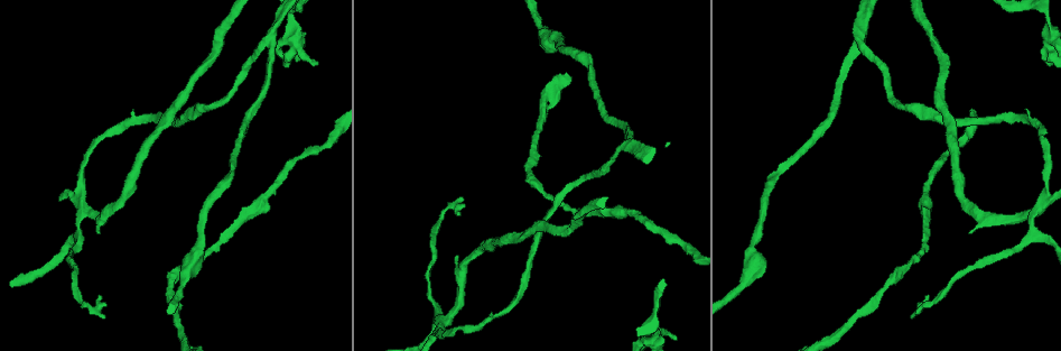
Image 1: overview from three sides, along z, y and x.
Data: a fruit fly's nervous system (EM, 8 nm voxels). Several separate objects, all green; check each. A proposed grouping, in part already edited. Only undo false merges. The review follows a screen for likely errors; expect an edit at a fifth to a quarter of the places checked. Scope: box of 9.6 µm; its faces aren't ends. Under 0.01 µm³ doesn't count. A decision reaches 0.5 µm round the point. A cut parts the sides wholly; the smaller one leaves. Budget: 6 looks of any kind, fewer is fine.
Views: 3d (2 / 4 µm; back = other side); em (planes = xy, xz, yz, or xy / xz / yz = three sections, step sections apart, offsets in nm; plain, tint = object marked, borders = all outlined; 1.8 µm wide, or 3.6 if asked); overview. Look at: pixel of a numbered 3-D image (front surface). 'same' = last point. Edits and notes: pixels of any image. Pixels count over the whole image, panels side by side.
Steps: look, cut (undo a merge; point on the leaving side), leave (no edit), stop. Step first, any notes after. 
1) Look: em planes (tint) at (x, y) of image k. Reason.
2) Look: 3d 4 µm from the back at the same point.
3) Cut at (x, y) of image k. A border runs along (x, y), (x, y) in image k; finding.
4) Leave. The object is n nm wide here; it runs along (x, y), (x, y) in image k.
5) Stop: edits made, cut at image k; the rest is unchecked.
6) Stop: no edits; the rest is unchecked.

Look: em xy step 4 (tint) at (92, 144) of image 1. Closes a loop.

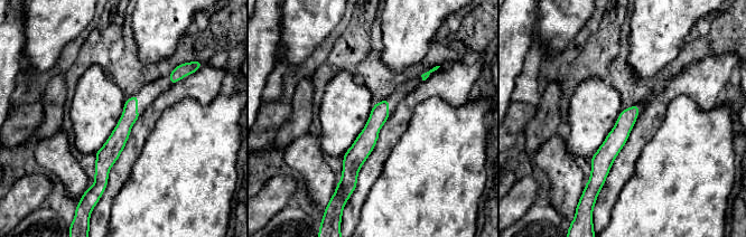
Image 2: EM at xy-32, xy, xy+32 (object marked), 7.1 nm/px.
Look: em planes (tint) at the same point. Cut it another way.

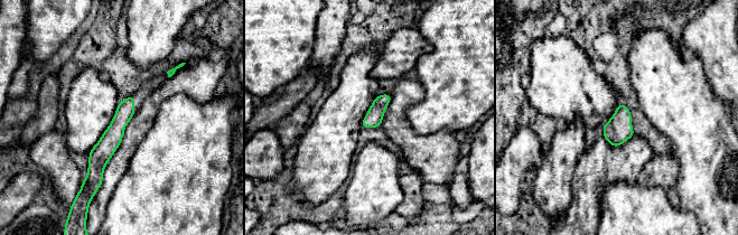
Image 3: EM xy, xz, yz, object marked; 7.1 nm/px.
Leave. It runs along (131, 100), (99, 156), (95, 179) in image 3; all the same neuron.

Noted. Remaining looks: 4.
Look: 3d 4 µm at (89, 216) of image 1. Looks like a crossing.

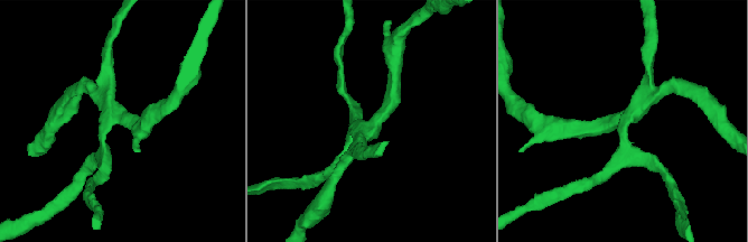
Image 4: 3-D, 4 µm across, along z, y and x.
Look: em xy step 16 (tint) at (372, 124) of image 4. Shape alone is not enough.

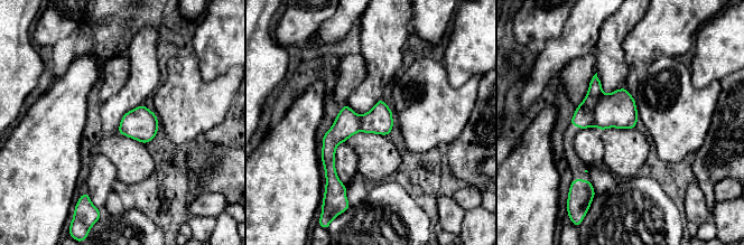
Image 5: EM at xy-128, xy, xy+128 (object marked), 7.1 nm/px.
Cut at (617, 110) of image 5. A border runs along (603, 93), (594, 110), (594, 125) in image 5; two neurons meet here.

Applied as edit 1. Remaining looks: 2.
Look: overview.

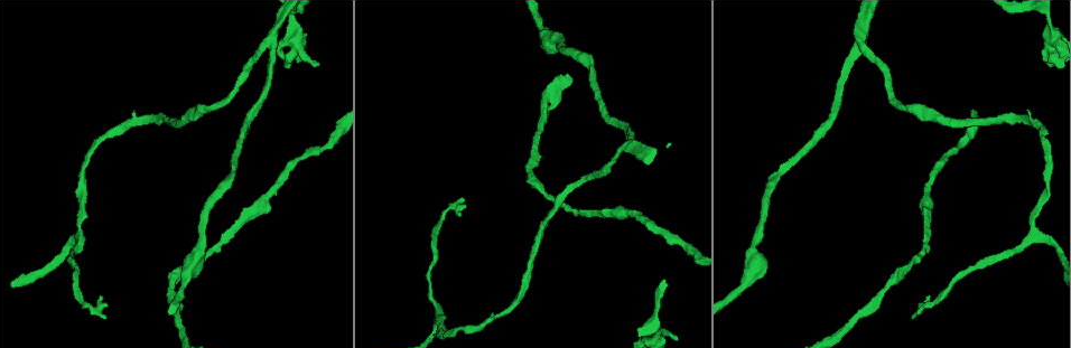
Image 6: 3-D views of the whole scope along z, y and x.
Look: em yz step 16 (tint) at (861, 48) of image 6. A fork.

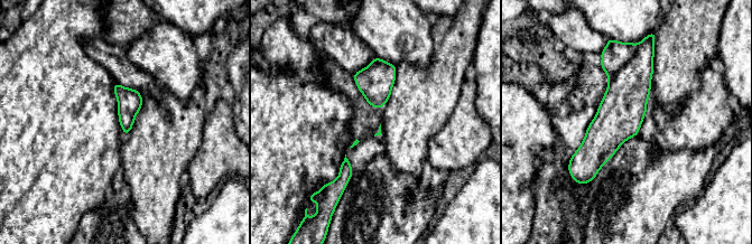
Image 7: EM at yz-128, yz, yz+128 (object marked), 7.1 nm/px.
Leave. The object is 110 nm wide here; it runs along (622, 56), (592, 175) in image 7; continuous, no second neuron.

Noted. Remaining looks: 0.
Stop: edits made, cut at image 5; the rest is unchecked.

